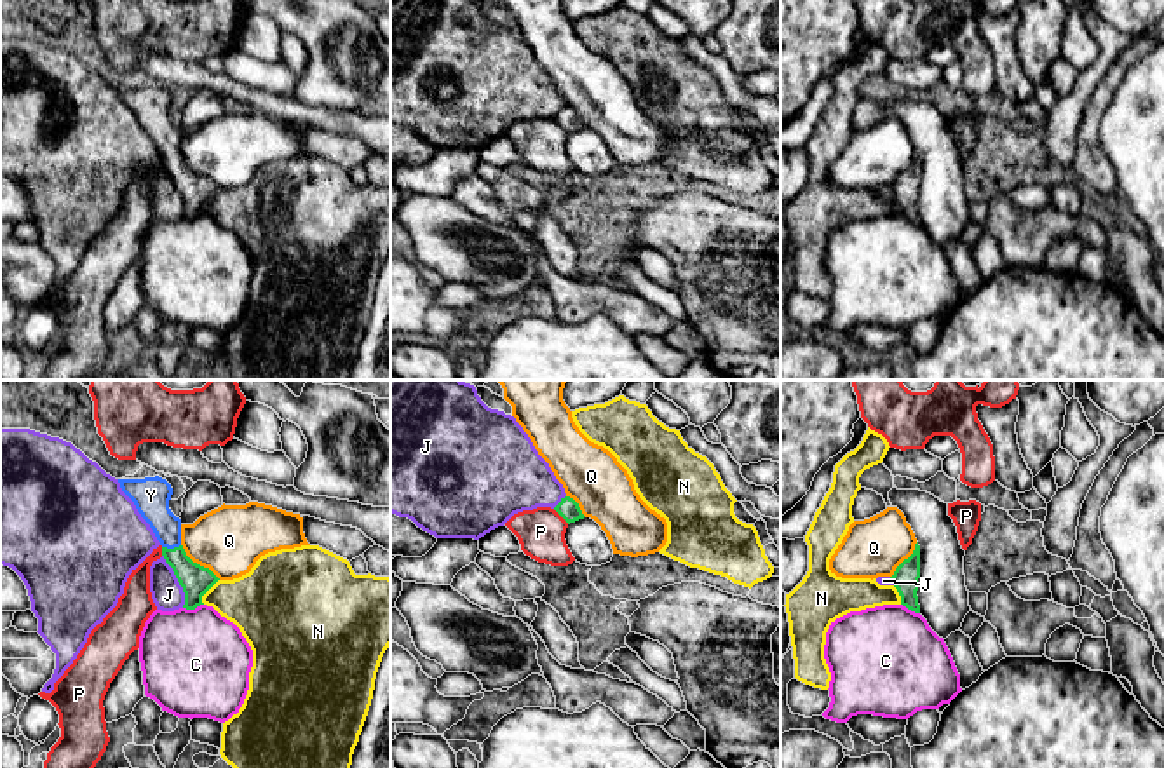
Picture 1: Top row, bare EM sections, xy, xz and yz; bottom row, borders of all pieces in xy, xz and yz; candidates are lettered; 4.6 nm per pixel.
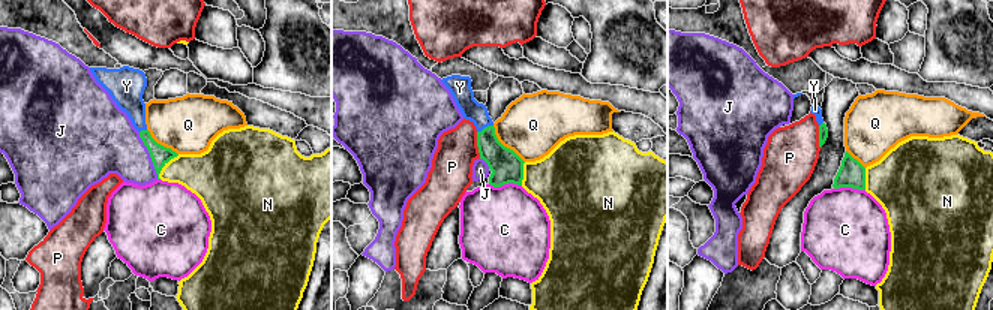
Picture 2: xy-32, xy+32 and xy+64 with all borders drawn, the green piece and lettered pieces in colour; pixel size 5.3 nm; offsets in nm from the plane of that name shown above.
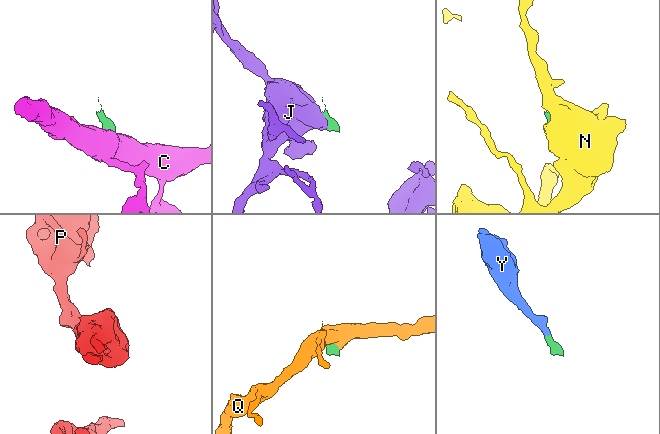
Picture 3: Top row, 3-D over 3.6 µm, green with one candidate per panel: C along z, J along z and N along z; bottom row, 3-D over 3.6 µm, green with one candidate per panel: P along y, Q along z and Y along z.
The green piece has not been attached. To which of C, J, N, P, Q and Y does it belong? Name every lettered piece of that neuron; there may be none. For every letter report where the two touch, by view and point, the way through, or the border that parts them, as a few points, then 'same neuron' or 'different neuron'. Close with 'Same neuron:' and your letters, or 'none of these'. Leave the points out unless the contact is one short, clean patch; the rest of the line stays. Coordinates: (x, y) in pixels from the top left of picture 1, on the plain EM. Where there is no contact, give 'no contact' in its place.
C: meets green in xy at (192, 218); border along xy (203, 213), (194, 218), (183, 218); different neuron
J: meets green in xy at (178, 190); border along xy (162, 164), (182, 197), (183, 216); different neuron
N: meets green in xy at (208, 199); border along xy (218, 189), (203, 206), (203, 213); different neuron
P: meets green in xz at (561, 126); border along xz (553, 119), (568, 133); different neuron
Q: meets green in xy at (199, 175); border along xy (182, 154), (194, 171), (208, 176), (220, 189); different neuron
Y: meets green in xy at (171, 159); runs through xy (196, 190), (171, 159), (168, 138), (152, 108); same neuron
Same neuron: Y

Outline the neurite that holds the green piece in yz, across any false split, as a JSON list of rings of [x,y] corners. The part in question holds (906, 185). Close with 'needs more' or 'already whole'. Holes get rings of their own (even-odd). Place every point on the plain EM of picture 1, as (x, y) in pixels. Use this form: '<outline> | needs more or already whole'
[[[918,152],[915,153],[913,164],[896,178],[890,188],[901,206],[901,214],[915,223],[920,223],[920,214],[918,214],[918,206],[917,206],[918,188],[920,188],[920,155]]] | already whole

